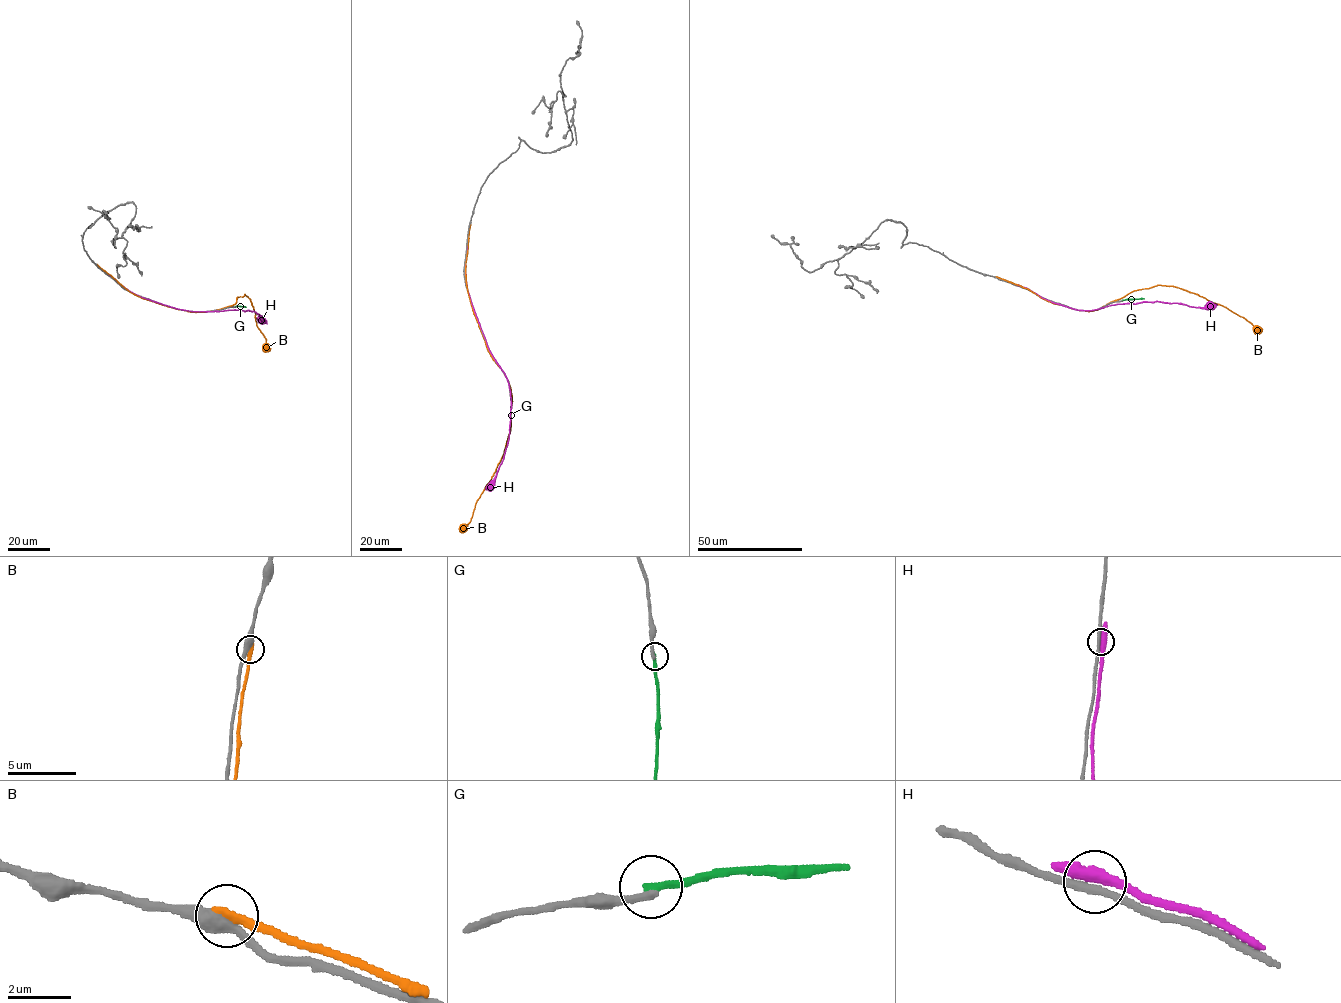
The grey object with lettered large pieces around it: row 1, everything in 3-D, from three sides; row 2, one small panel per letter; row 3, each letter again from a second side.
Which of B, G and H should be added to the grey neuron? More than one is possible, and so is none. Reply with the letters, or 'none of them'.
none of them

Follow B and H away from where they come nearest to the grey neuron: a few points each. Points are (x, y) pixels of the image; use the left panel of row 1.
B: (96, 264), (143, 298), (192, 312), (233, 305), (244, 294), (250, 299), (256, 325), (269, 347), (266, 352)
H: (109, 275), (142, 297), (165, 305), (199, 312), (253, 311), (263, 320), (258, 321), (256, 318)

